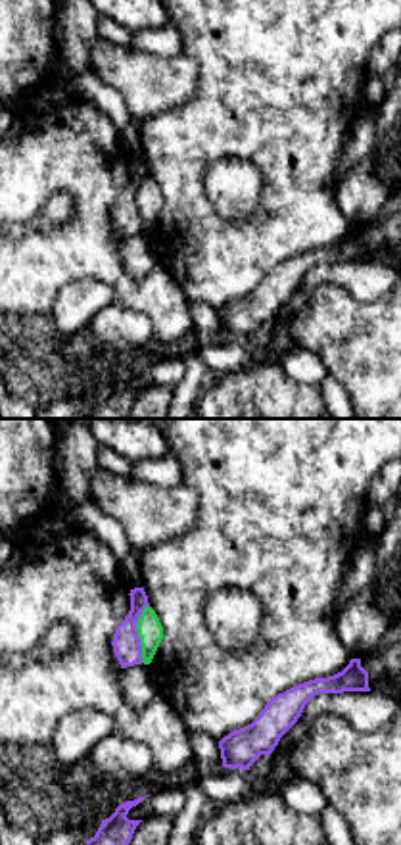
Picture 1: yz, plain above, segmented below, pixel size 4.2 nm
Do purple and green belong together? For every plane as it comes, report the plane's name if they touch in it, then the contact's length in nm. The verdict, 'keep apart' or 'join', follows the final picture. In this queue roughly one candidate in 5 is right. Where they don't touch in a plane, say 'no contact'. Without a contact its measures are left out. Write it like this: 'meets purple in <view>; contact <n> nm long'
meets purple in yz; contact 260 nm long

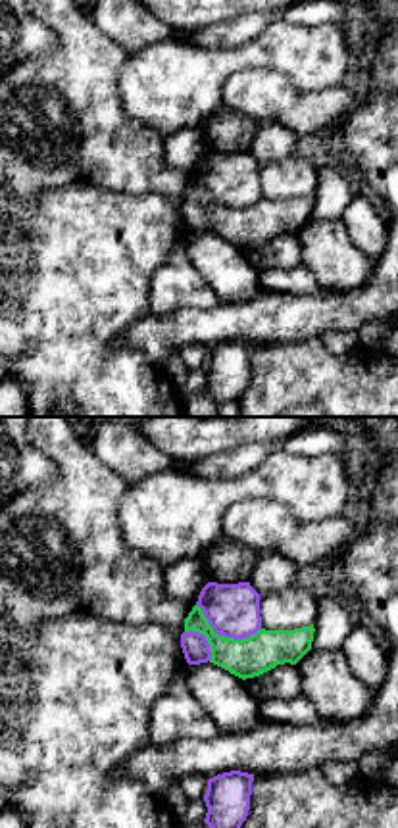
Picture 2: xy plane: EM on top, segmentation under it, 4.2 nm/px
meets purple in xy; contact 300 nm long

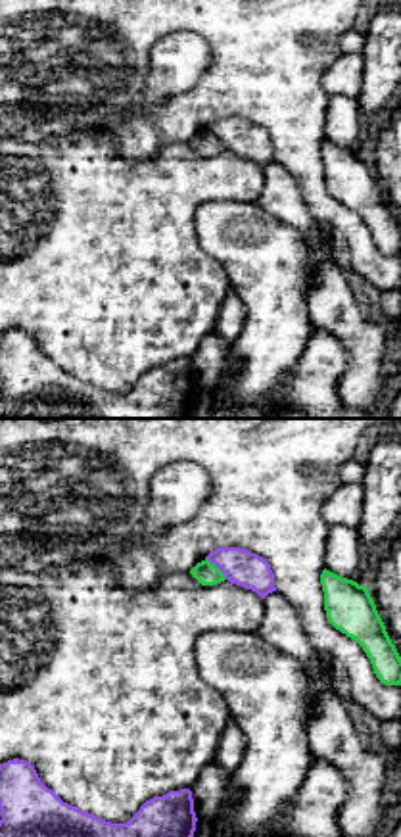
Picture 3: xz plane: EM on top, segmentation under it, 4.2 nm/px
meets purple in xz; contact 130 nm long

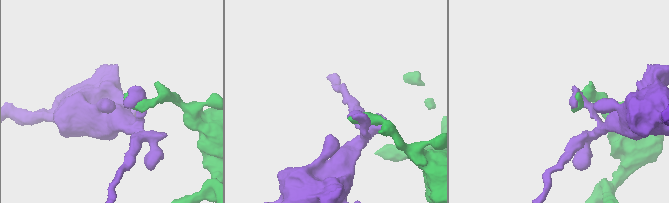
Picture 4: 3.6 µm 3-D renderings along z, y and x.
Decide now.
keep apart

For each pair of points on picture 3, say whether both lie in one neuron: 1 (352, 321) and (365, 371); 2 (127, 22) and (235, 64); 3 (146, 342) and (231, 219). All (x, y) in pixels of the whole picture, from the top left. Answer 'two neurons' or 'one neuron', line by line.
1: one neuron
2: one neuron
3: two neurons

